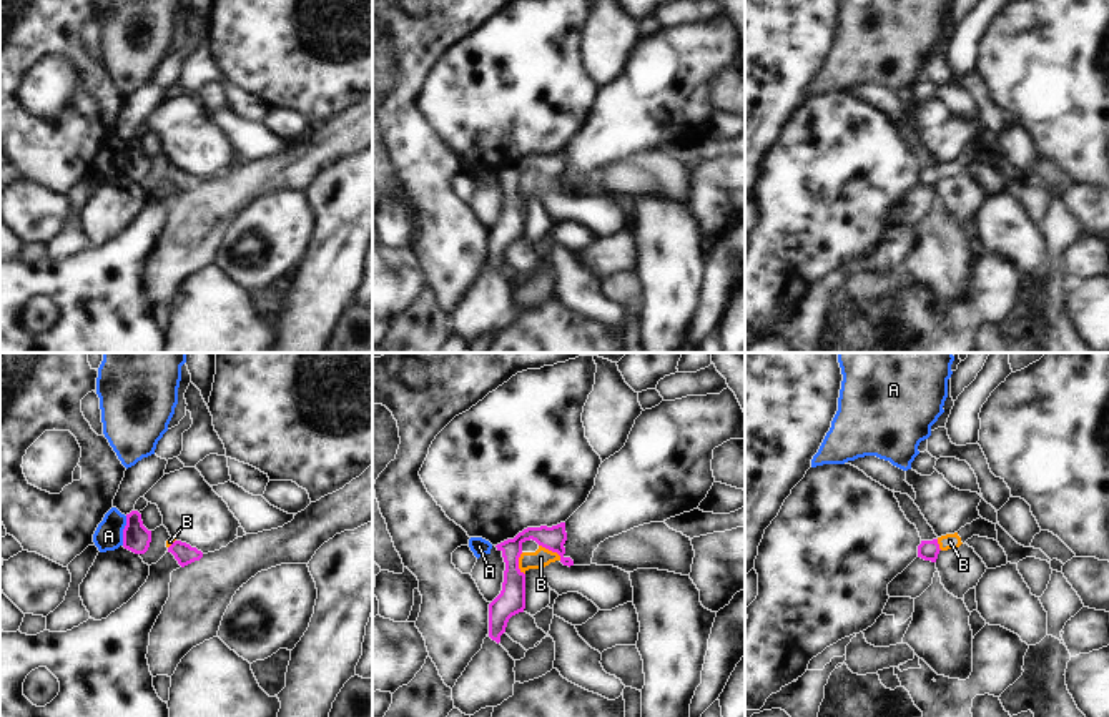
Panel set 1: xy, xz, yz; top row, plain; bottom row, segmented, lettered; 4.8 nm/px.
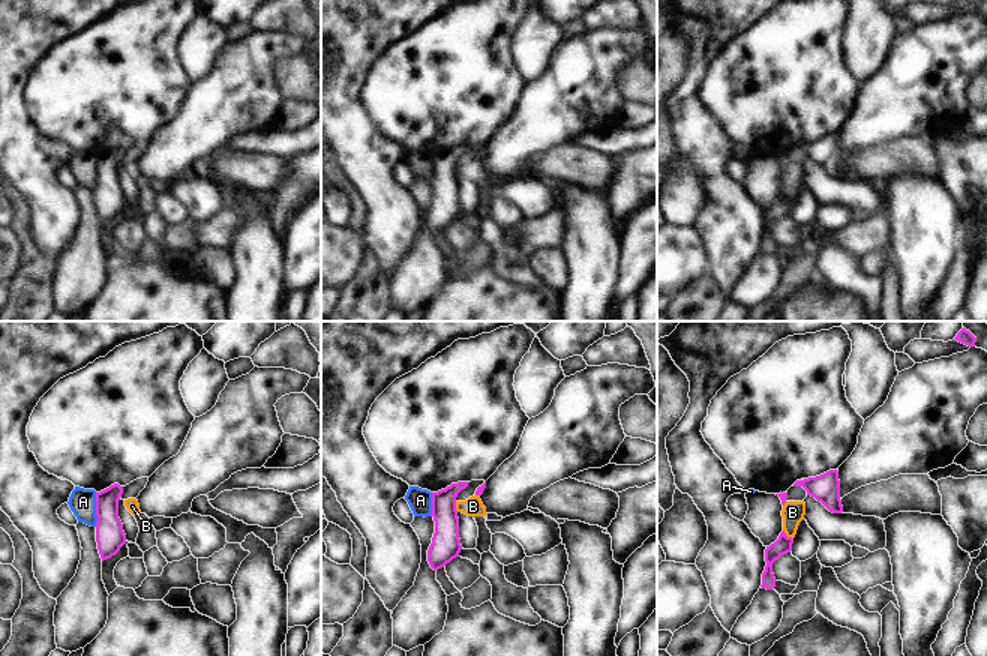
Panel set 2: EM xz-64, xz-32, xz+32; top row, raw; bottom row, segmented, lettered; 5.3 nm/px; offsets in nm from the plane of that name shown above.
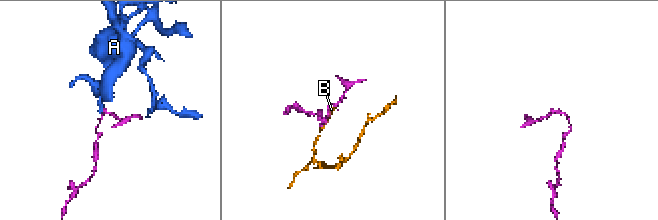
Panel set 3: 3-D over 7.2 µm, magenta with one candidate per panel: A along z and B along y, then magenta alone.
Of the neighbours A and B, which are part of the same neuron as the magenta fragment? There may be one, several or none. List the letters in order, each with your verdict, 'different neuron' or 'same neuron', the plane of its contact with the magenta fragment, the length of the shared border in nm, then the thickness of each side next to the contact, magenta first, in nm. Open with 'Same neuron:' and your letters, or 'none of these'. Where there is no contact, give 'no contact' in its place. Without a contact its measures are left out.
Same neuron: none of these
A: different neuron; contact in xy; length 150 nm; calibres 140 and 140 nm
B: different neuron; contact in xz; length 130 nm; calibres 120 and 90 nm

